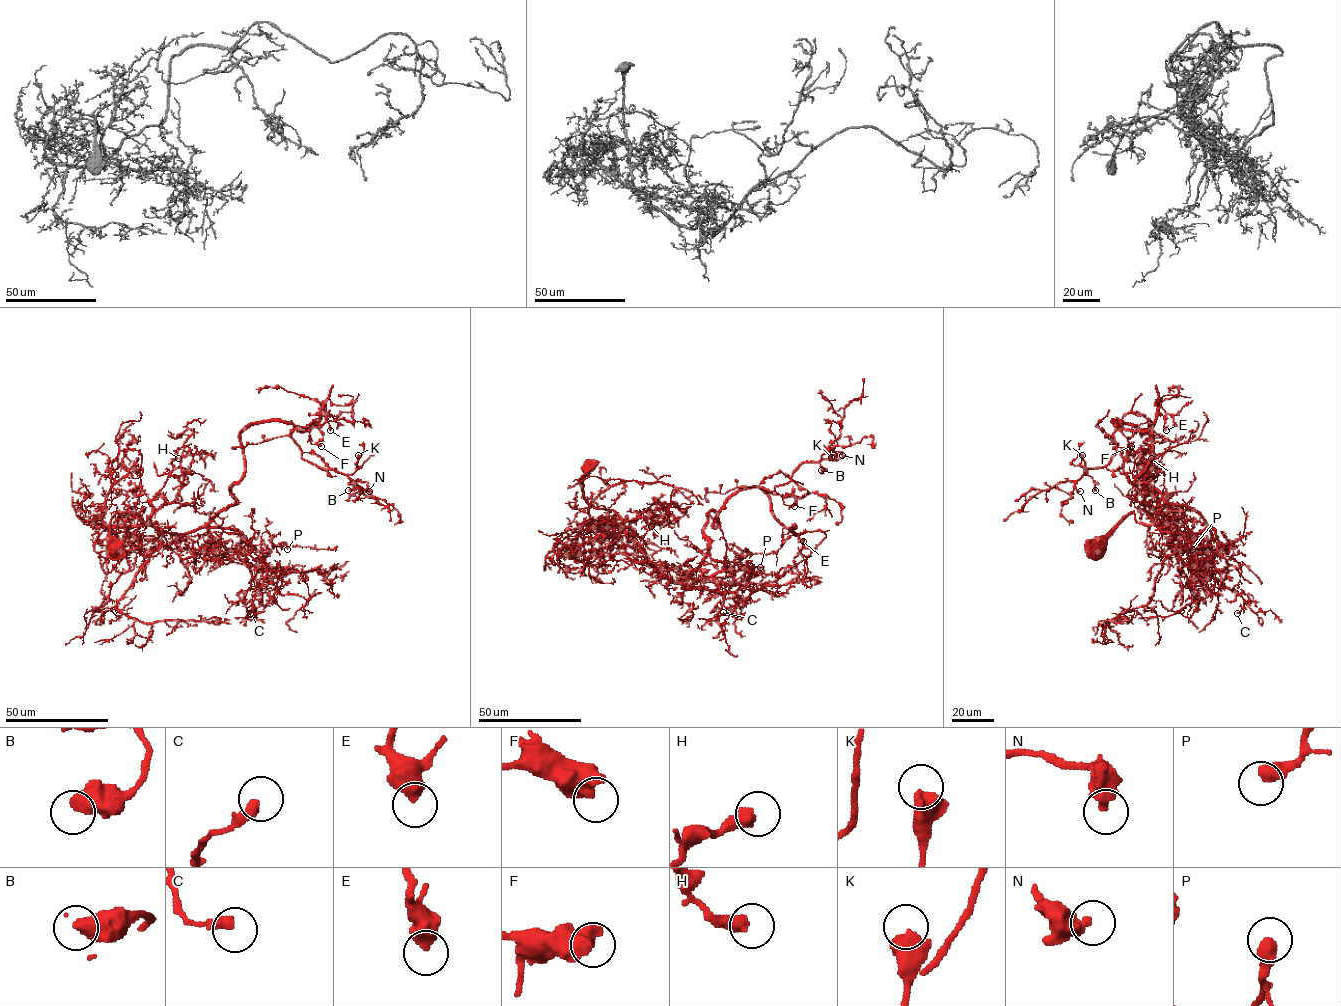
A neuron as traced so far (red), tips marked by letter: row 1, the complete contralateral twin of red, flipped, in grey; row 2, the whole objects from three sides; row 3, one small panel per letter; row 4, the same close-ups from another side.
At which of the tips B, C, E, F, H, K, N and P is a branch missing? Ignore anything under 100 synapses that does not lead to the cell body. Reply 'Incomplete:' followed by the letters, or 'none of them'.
Incomplete: none of them

